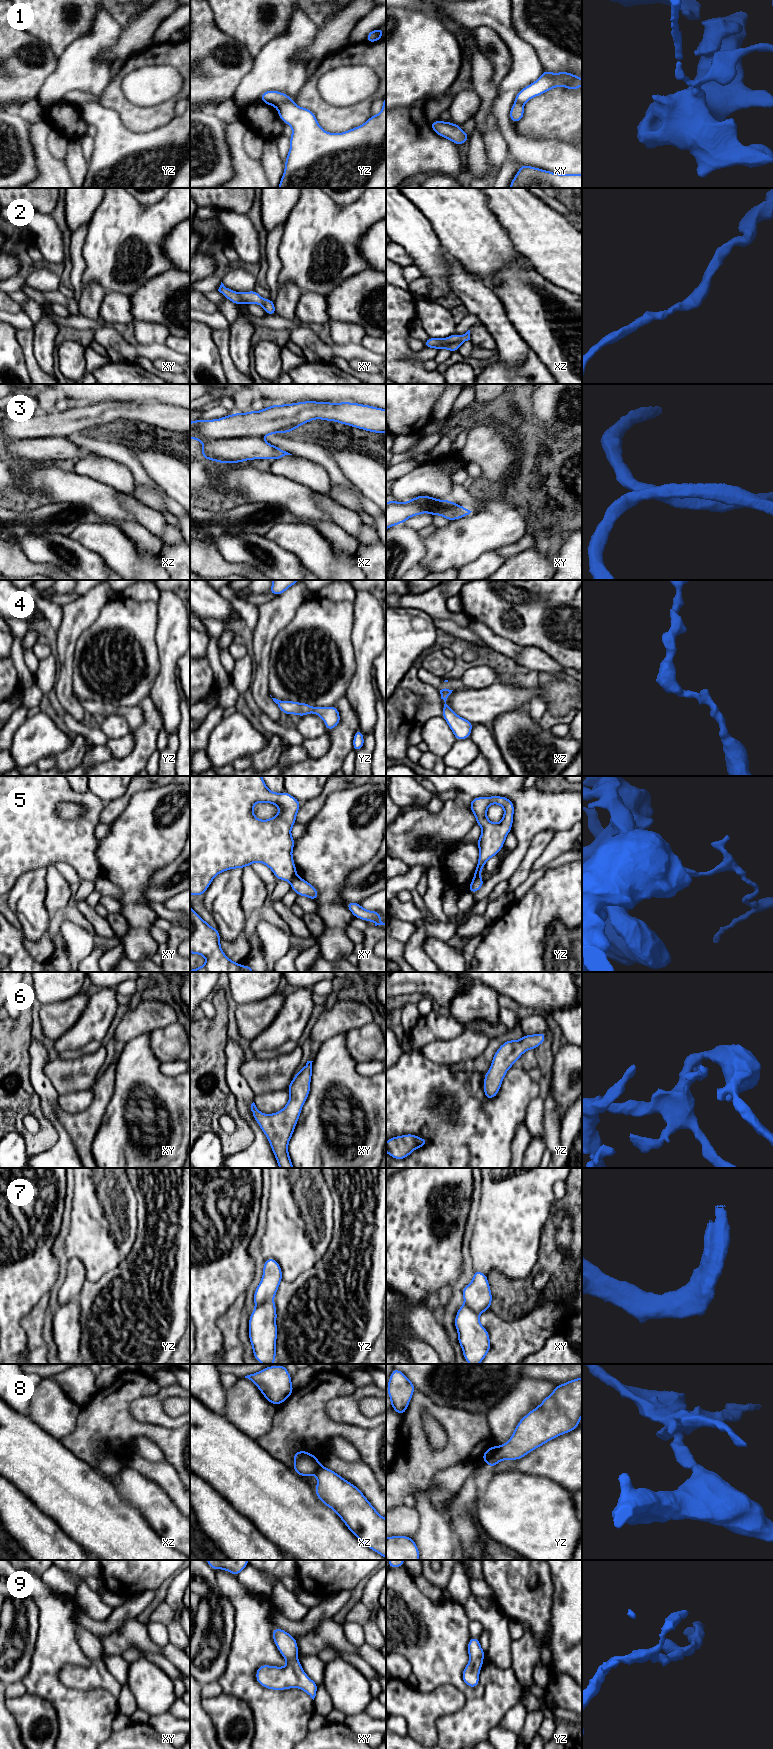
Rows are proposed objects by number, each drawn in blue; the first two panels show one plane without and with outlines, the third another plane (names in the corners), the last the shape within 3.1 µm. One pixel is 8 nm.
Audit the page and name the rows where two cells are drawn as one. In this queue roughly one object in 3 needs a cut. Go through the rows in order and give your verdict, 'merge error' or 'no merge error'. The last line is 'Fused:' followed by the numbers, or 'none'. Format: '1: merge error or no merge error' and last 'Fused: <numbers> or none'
1: merge error
2: no merge error
3: no merge error
4: no merge error
5: merge error
6: no merge error
7: no merge error
8: merge error
9: no merge error
Fused: 1, 5, 8

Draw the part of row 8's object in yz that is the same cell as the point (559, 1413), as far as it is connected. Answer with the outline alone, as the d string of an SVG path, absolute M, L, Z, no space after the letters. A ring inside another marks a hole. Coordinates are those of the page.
M582 1377L557 1385L540 1405L531 1410L517 1424L510 1439L501 1446L493 1446L493 1455L486 1462L489 1467L502 1460L519 1460L548 1441L579 1427L582 1417Z

